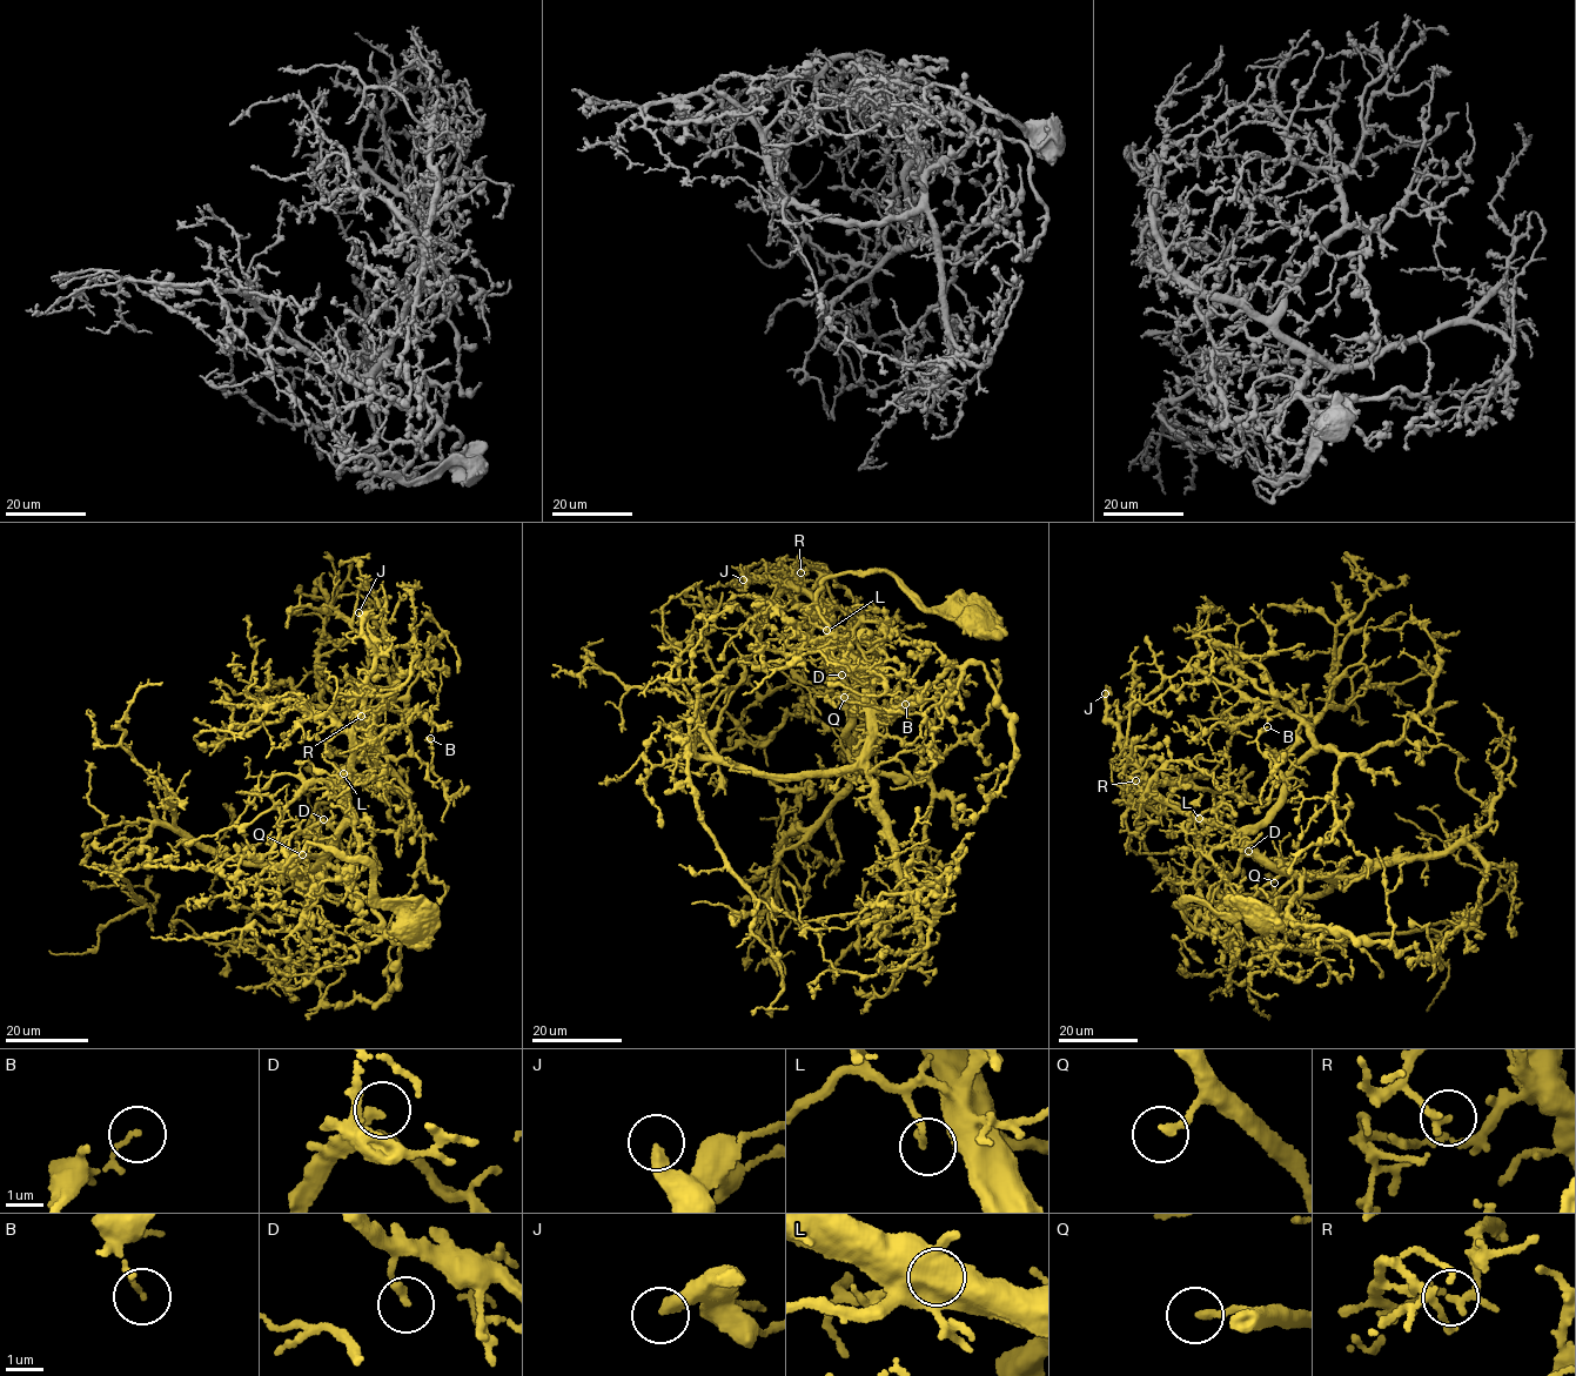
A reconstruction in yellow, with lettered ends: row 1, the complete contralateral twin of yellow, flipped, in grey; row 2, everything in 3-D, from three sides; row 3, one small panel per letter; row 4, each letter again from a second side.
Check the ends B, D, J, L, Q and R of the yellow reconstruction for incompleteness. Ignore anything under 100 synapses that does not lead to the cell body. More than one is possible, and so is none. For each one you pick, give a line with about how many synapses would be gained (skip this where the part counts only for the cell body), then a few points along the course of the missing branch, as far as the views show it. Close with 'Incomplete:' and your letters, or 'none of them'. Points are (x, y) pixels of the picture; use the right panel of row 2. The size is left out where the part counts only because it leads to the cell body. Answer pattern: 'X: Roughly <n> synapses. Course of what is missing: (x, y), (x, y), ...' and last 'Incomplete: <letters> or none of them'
J: Roughly 100 synapses. Course of what is missing: (1105, 693), (1107, 689), (1100, 696), (1101, 703), (1105, 699), (1107, 703), (1102, 705), (1131, 719), (1132, 733)
Incomplete: J

